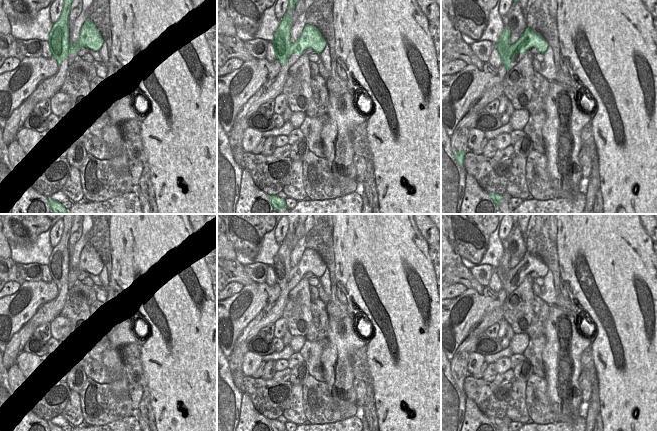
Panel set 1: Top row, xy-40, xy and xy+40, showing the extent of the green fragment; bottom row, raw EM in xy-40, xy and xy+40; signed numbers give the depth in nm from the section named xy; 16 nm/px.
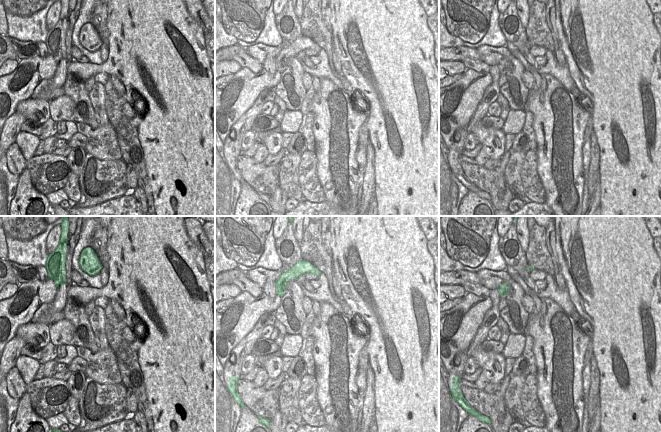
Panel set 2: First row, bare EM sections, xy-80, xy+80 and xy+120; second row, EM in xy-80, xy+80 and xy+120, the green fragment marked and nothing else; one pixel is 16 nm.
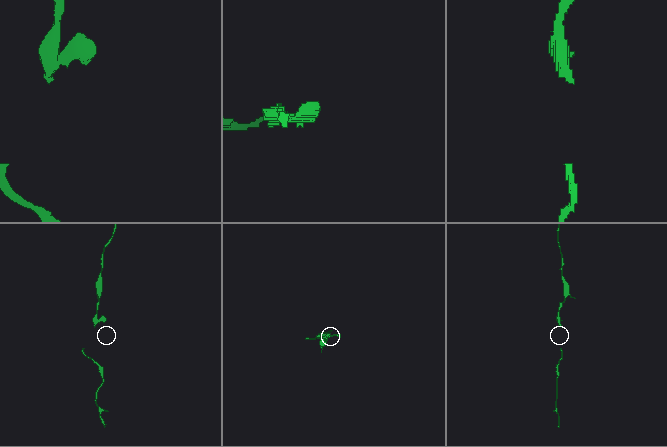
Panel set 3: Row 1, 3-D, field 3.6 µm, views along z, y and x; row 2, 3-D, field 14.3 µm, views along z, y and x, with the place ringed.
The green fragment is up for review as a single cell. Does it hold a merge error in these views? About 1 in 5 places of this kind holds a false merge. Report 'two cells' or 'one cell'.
two cells

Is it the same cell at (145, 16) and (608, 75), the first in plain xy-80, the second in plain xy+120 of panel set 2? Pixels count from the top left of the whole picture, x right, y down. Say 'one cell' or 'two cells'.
one cell

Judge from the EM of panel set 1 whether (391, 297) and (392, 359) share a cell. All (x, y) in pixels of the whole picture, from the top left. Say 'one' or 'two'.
one

